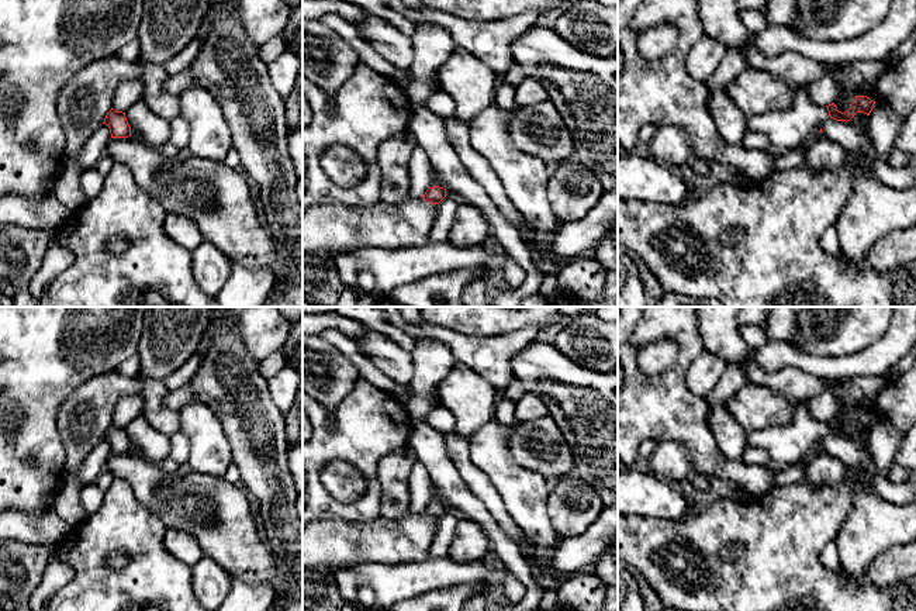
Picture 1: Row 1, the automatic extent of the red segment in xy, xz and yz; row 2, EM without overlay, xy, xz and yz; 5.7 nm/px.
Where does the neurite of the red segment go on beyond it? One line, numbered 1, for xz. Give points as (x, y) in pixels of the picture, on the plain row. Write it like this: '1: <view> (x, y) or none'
1: xz (435, 497)

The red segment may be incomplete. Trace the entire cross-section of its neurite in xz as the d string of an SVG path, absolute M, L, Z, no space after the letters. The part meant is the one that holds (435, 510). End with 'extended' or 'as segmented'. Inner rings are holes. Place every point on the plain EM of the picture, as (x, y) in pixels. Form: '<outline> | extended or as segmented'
M433 491L431 503L425 507L424 515L431 519L439 519L446 512L446 505L442 503L442 497Z | extended

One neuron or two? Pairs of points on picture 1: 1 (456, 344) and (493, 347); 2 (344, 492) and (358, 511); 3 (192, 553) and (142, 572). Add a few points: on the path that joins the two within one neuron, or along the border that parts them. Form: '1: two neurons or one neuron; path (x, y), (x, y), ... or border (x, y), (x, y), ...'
1: one neuron; path (465, 347), (484, 347)
2: two neurons; border (322, 483), (339, 501), (352, 501), (366, 490)
3: two neurons; border (162, 528), (162, 545), (192, 568)

